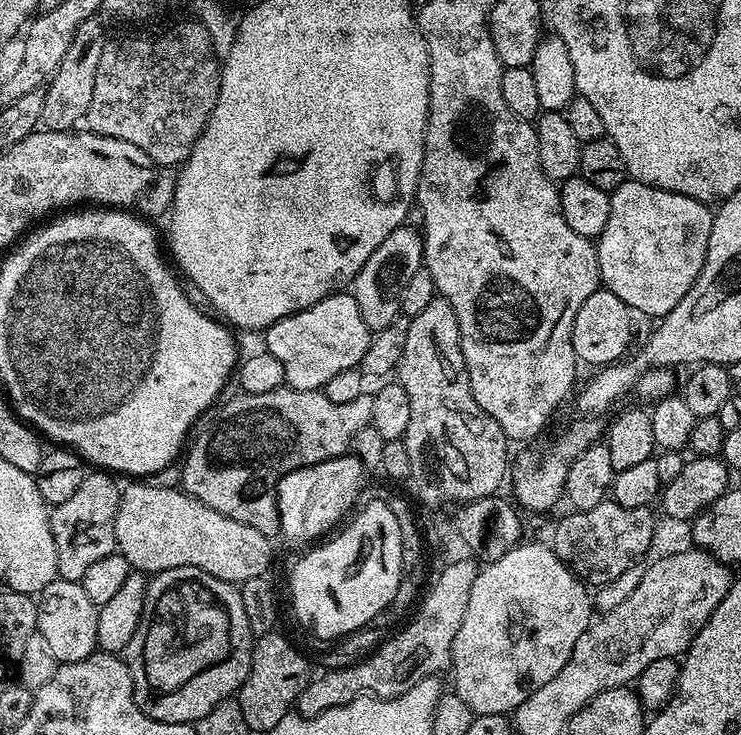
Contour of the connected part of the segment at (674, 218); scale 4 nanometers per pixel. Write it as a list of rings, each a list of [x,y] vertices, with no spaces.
[[[631,178],[624,180],[610,194],[610,218],[606,218],[606,230],[602,230],[602,234],[595,241],[601,285],[609,288],[614,294],[618,294],[618,298],[622,298],[622,302],[626,302],[626,306],[632,309],[633,313],[640,315],[641,312],[644,316],[656,316],[655,318],[664,317],[670,310],[674,310],[674,306],[678,306],[678,302],[682,302],[684,295],[696,285],[698,274],[706,262],[706,250],[710,242],[710,226],[713,215],[713,209],[703,200],[695,200],[686,194],[674,194],[670,190],[646,186]]]

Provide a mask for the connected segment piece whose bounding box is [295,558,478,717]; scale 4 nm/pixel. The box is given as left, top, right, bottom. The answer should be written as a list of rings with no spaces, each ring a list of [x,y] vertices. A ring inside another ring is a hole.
[[[472,558],[441,567],[438,572],[440,577],[427,585],[415,609],[416,617],[393,640],[386,641],[373,656],[366,657],[361,664],[336,668],[333,672],[322,673],[321,676],[313,675],[296,700],[295,711],[301,716],[317,716],[365,694],[378,696],[382,700],[392,700],[395,696],[406,694],[410,686],[426,678],[439,677],[440,671],[443,668],[445,671],[452,663],[454,634],[458,634],[458,626],[462,626],[462,614],[466,614],[470,586],[477,571],[477,561]]]

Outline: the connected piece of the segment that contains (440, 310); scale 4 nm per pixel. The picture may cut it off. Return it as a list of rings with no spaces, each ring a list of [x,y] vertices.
[[[437,298],[430,302],[430,306],[426,306],[426,310],[422,310],[417,316],[411,317],[408,321],[408,329],[406,330],[406,350],[402,350],[402,358],[398,369],[398,383],[406,390],[406,395],[410,397],[410,422],[406,425],[406,434],[403,442],[406,448],[406,454],[410,460],[410,477],[411,483],[416,483],[416,492],[421,496],[425,505],[431,506],[459,506],[468,504],[471,500],[477,500],[483,496],[494,496],[501,491],[500,487],[505,487],[506,477],[510,472],[510,460],[508,464],[508,447],[510,441],[508,435],[502,430],[502,426],[498,426],[498,422],[494,422],[494,418],[490,418],[490,414],[486,414],[486,410],[482,410],[482,406],[478,406],[478,402],[474,402],[474,394],[470,390],[470,378],[466,370],[466,362],[462,358],[462,350],[460,349],[460,331],[458,330],[458,318],[454,314],[454,310],[450,306],[450,302],[443,298]]]

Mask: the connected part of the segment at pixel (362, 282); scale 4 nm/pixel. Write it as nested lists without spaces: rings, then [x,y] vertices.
[[[401,226],[394,230],[394,234],[386,234],[382,246],[366,258],[362,270],[353,278],[350,285],[350,294],[354,302],[358,302],[358,311],[362,314],[362,322],[366,322],[371,333],[386,330],[394,318],[401,316],[400,299],[406,282],[424,263],[424,238],[419,231],[416,232],[409,226]]]

